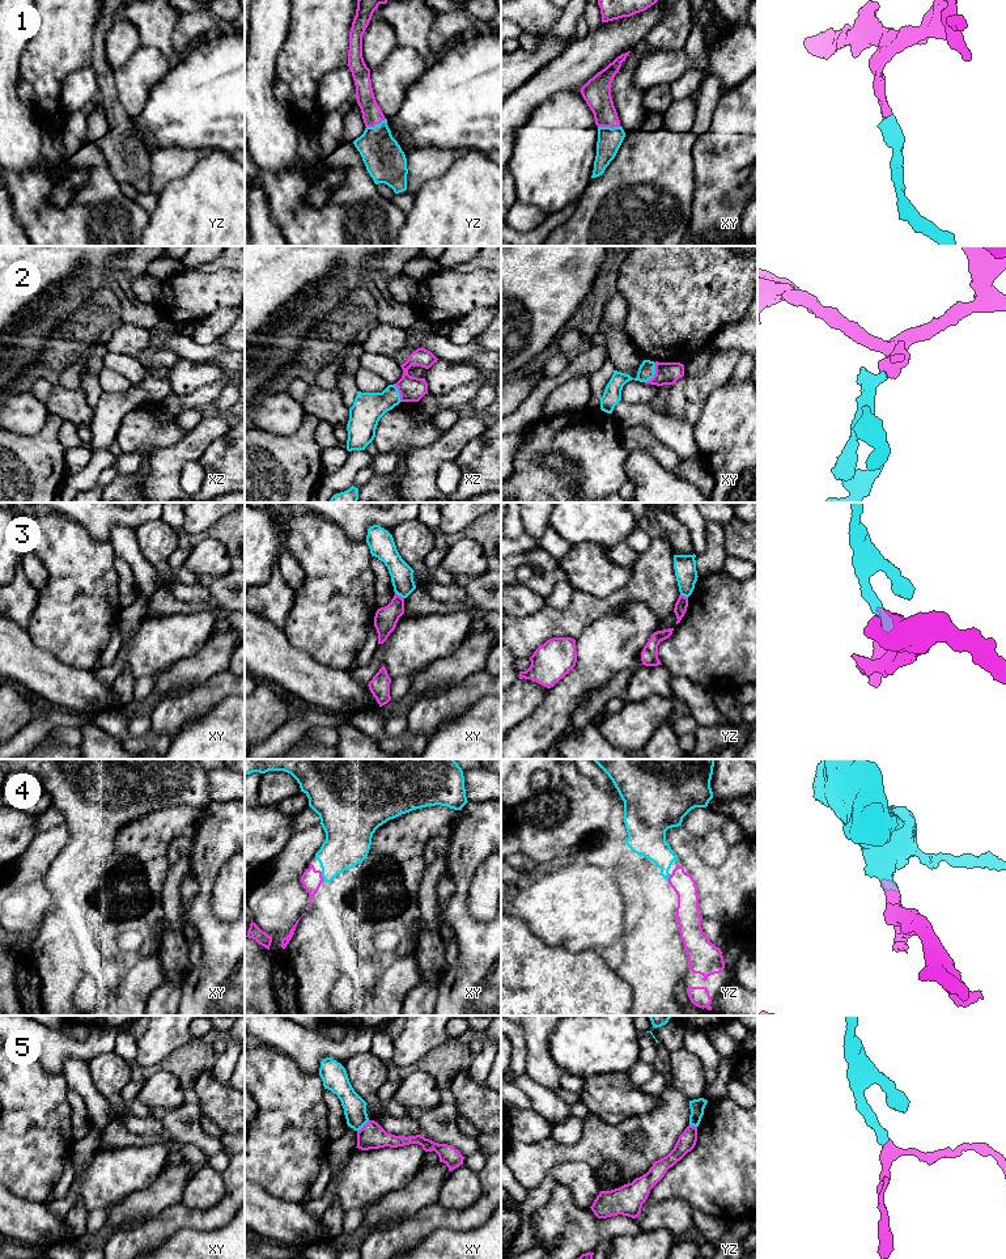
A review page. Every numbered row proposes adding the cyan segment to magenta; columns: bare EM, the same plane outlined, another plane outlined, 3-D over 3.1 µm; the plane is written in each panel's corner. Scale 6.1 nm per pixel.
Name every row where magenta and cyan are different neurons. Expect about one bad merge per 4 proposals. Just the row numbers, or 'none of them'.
3, 5

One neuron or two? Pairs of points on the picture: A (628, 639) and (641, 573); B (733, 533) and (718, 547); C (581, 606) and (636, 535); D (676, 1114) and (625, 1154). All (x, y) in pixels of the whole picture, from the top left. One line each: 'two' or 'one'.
A: two
B: two
C: two
D: one

